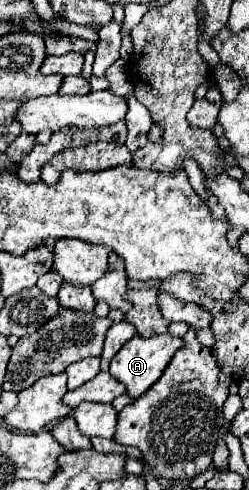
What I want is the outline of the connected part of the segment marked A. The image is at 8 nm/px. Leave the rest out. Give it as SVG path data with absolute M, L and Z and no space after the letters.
M157 334L151 338L141 338L135 336L131 342L127 342L111 360L109 366L109 374L115 380L121 380L121 384L125 384L127 388L127 396L131 398L139 398L143 392L149 390L149 386L163 374L165 366L169 364L169 360L173 358L173 354L183 346L181 338L175 338L171 334Z

